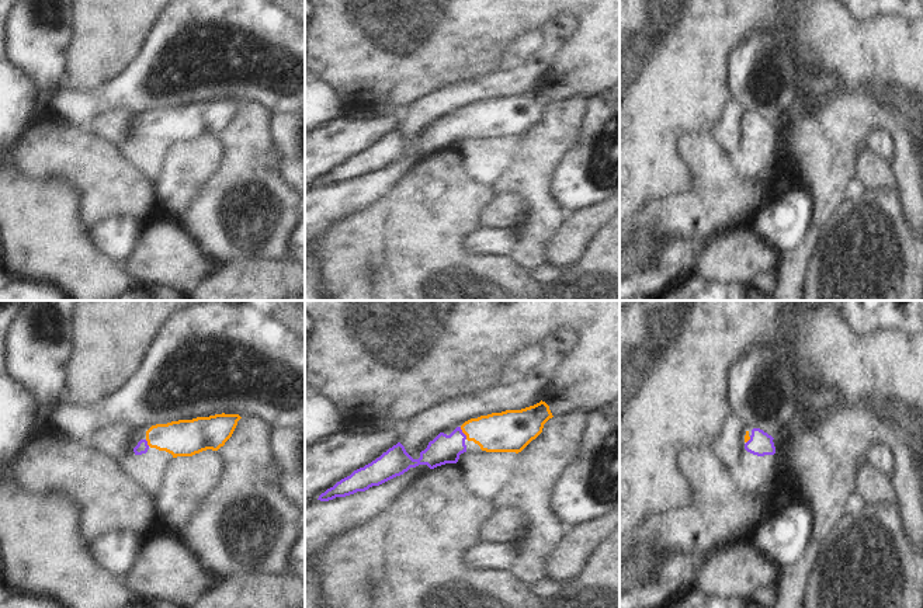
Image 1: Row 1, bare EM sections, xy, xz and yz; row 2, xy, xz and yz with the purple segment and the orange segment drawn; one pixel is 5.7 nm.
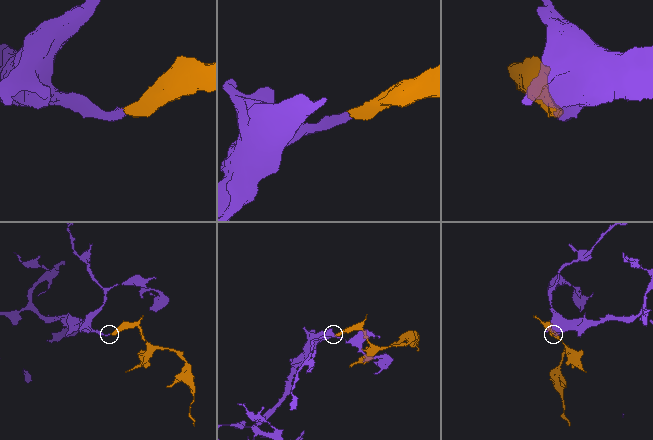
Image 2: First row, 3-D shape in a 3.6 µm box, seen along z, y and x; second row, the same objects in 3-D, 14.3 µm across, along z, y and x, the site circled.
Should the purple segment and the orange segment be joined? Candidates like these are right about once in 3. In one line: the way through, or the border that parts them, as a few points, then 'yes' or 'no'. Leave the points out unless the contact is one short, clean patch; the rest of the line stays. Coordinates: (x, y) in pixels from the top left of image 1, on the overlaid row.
way xz (444, 448), (462, 433), (506, 431); yes

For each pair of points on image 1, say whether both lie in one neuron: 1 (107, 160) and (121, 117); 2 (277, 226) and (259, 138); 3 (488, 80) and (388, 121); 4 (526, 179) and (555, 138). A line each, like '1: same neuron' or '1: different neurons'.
1: different neurons
2: same neuron
3: different neurons
4: same neuron

